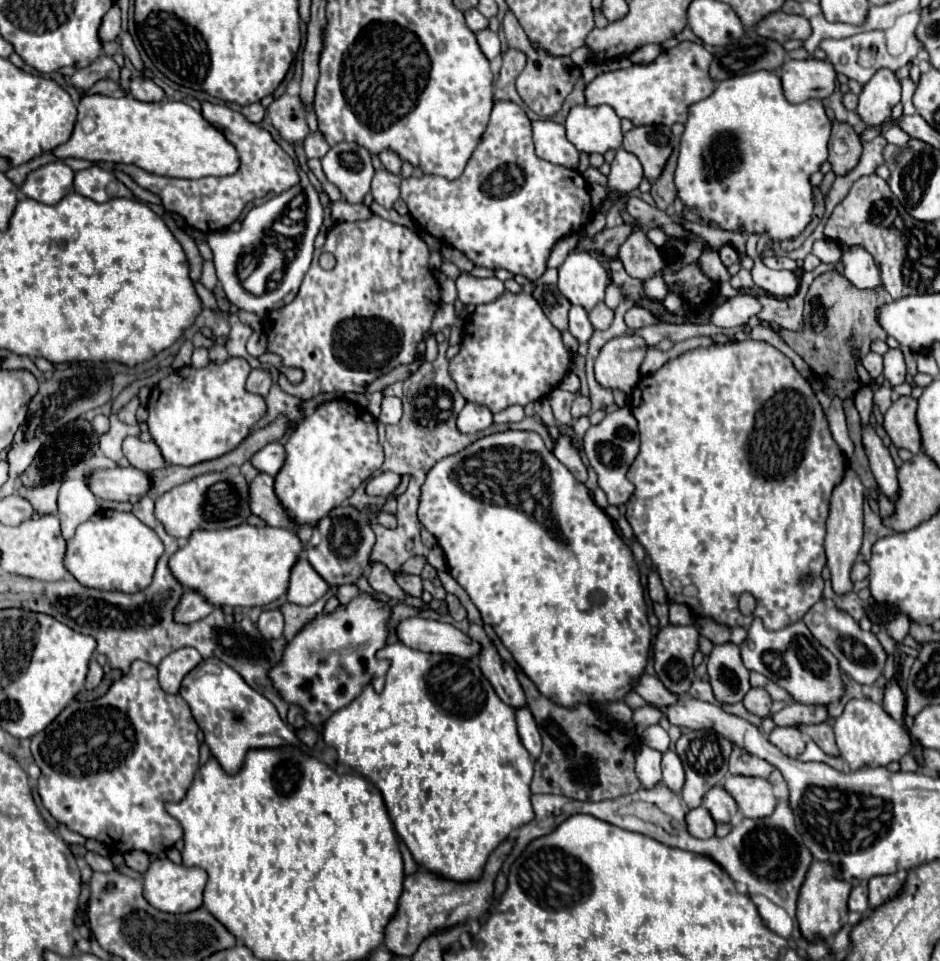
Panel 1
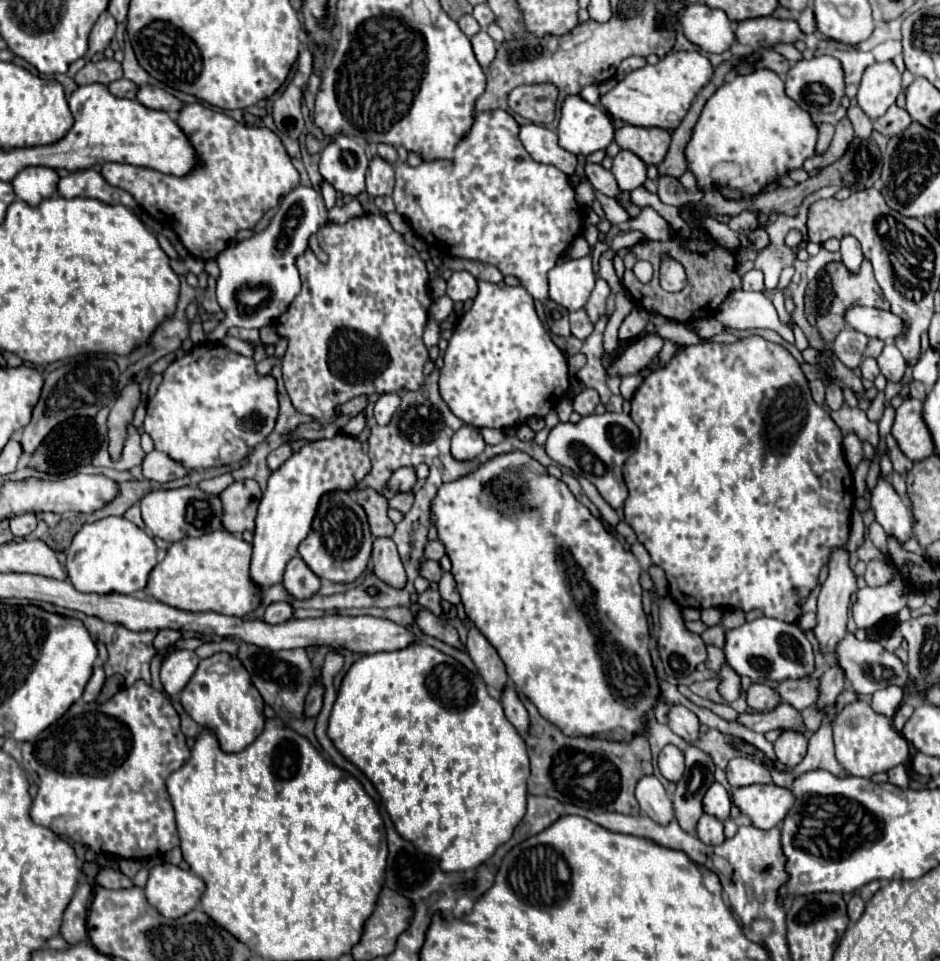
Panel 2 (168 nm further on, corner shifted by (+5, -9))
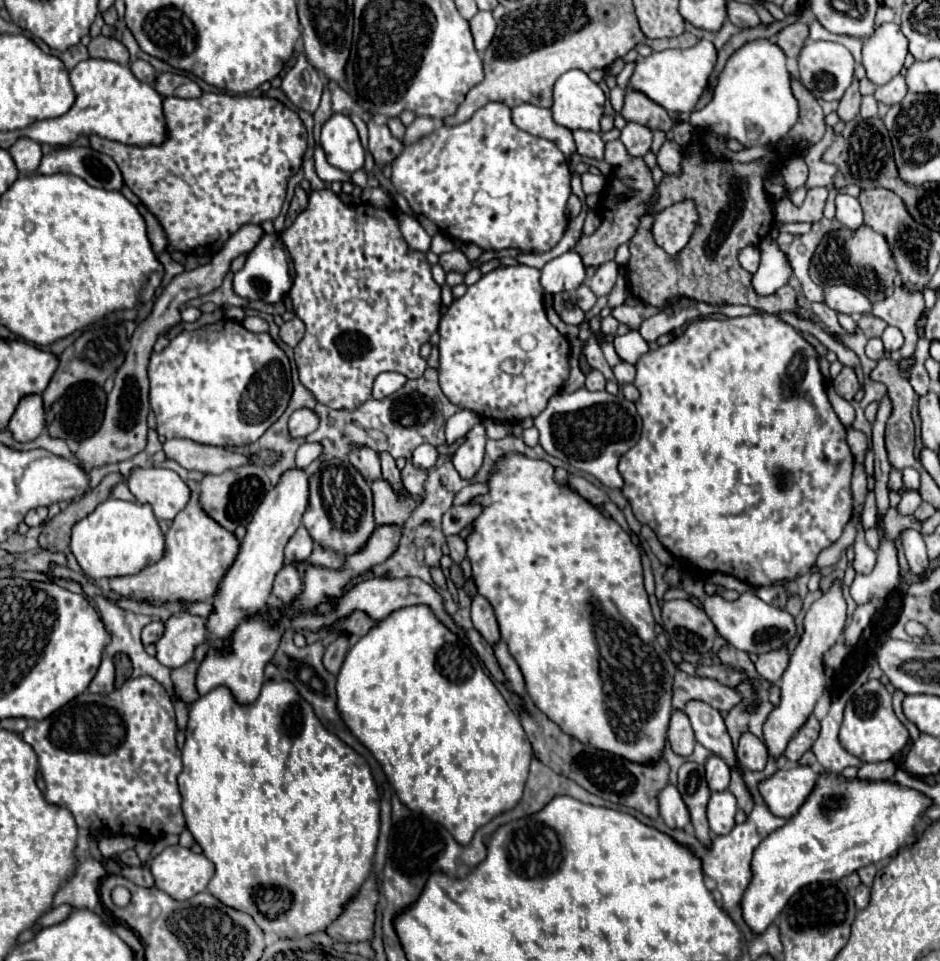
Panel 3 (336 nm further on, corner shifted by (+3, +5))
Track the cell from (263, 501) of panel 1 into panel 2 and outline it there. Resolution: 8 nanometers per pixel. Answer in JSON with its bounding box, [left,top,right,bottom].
[219,480,259,534]

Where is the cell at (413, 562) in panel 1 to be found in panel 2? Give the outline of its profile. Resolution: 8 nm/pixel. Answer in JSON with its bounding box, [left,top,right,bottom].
[419,540,445,562]

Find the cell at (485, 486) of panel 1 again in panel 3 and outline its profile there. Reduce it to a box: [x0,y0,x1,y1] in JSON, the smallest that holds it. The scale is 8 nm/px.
[467,454,677,766]

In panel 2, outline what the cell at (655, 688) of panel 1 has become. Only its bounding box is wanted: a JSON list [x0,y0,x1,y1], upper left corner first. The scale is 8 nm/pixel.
[667,704,699,744]

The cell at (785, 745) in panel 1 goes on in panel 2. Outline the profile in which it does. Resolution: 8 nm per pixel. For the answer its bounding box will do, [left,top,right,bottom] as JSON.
[773,732,807,768]

